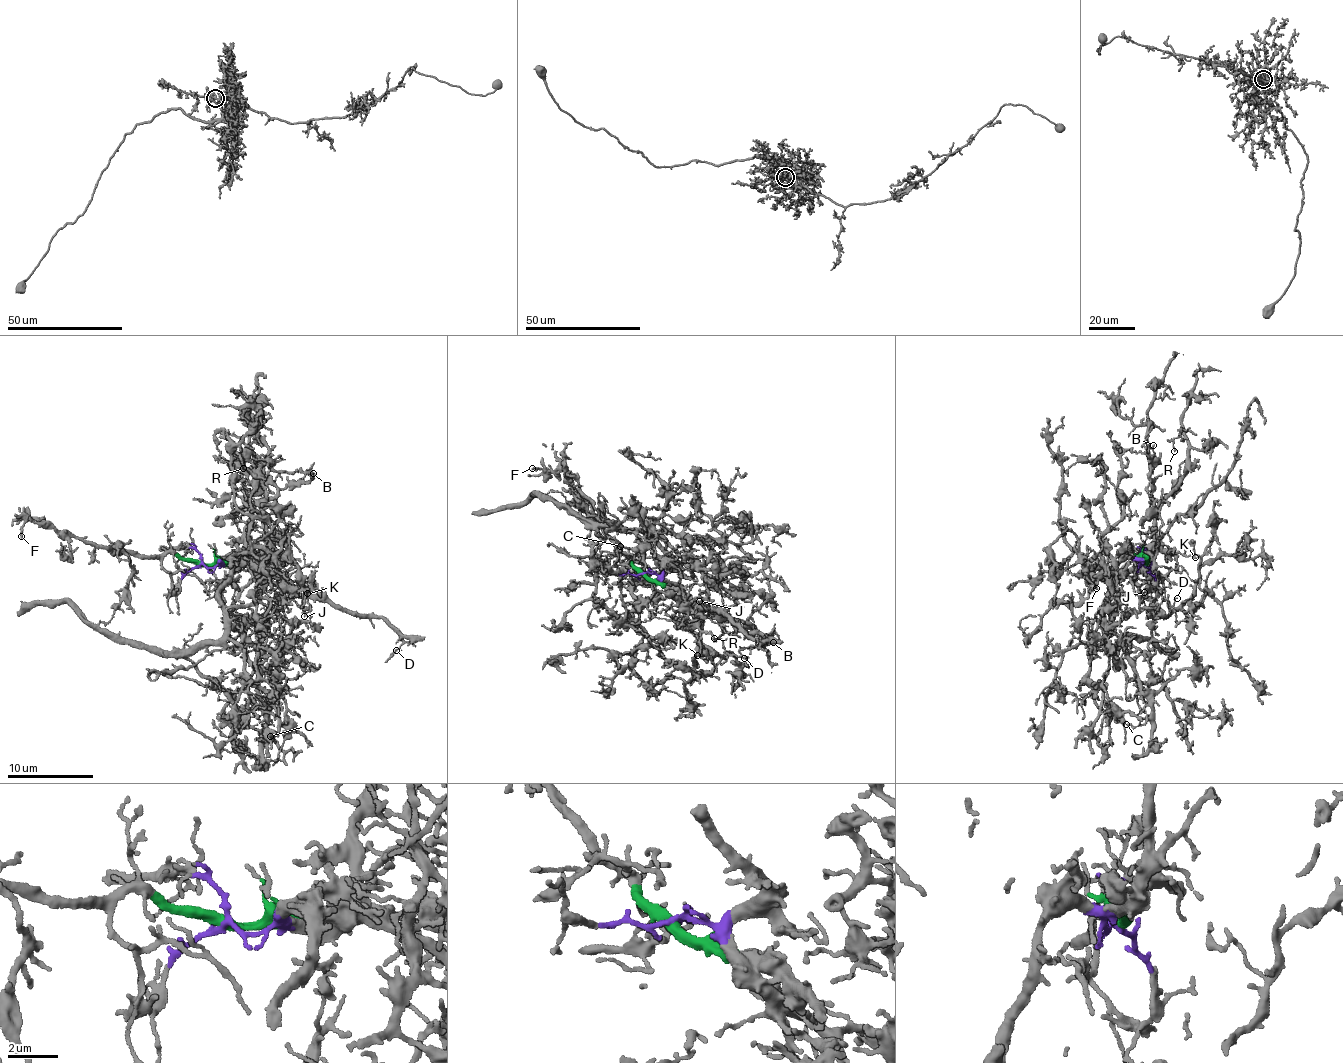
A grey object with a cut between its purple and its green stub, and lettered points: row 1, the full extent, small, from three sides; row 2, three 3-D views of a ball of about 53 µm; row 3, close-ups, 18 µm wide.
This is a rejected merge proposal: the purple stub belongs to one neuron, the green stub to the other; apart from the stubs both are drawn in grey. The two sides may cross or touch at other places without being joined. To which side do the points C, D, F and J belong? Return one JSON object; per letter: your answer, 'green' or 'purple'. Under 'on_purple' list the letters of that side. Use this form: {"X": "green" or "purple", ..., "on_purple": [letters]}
{"C": "purple", "D": "green", "F": "green", "J": "green", "on_purple": ["C"]}

